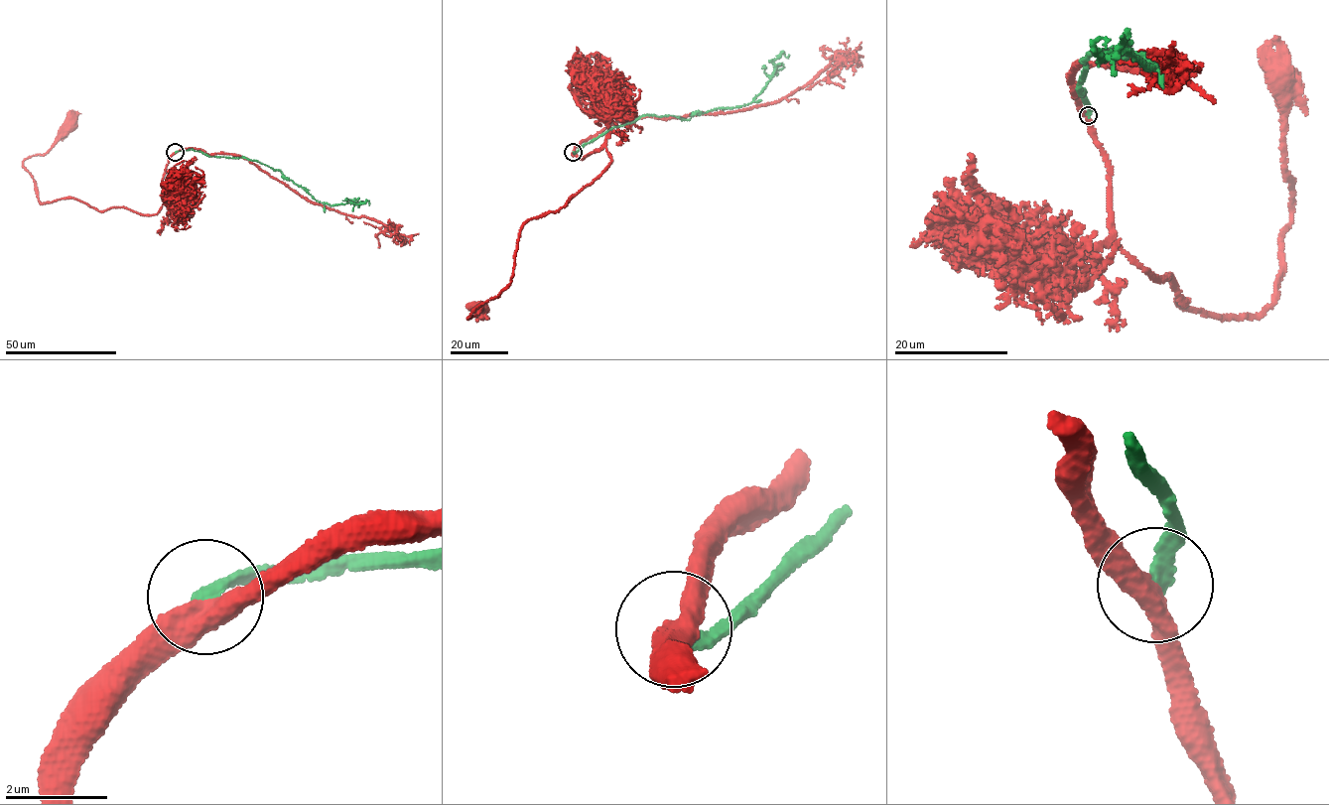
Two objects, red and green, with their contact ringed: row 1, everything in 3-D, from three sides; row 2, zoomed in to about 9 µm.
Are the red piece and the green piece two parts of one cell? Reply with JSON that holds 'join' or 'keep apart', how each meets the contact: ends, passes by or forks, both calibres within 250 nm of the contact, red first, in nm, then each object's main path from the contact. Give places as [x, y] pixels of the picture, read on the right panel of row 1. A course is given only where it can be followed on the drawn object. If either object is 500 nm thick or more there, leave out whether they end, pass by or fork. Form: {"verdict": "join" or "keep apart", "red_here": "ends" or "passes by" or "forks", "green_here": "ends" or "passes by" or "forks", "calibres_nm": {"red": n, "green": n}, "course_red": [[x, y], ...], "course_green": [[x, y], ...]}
{"verdict": "keep apart", "red_here": "passes by", "green_here": "ends", "calibres_nm": {"red": 400, "green": 280}, "course_red": [[1088, 116], [1108, 167], [1114, 244], [1171, 277], [1176, 302], [1255, 319], [1273, 302], [1291, 213], [1279, 74]], "course_green": [[1088, 115], [1079, 86], [1091, 53], [1127, 41], [1157, 67], [1126, 51], [1101, 59], [1094, 45], [1106, 47]]}

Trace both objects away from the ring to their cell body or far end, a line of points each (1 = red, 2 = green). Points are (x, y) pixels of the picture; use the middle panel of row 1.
1: (573, 152), (582, 158), (604, 148), (610, 163), (563, 205), (522, 226), (509, 284), (467, 318), (480, 309)
2: (573, 152), (614, 127), (645, 115), (685, 120), (749, 104), (773, 74), (774, 61), (782, 53), (789, 55)

